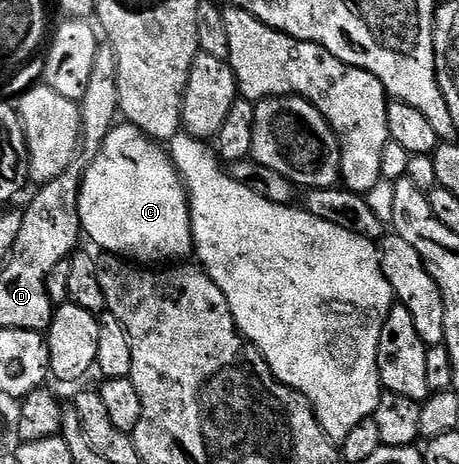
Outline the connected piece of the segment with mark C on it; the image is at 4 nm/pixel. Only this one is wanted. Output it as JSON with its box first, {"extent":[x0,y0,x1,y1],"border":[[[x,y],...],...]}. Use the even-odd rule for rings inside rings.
{"extent":[79,124,195,264],"border":[[[116,124],[111,127],[109,136],[105,136],[105,140],[99,143],[99,151],[90,159],[91,163],[86,163],[83,171],[83,181],[79,183],[79,224],[82,233],[86,237],[88,234],[103,249],[103,252],[106,252],[108,255],[118,256],[135,264],[175,264],[180,260],[186,259],[183,257],[186,254],[190,255],[195,245],[195,238],[191,234],[191,203],[187,197],[186,185],[176,169],[170,153],[164,147],[162,150],[159,146],[162,145],[156,139],[143,134],[136,126]]]}

